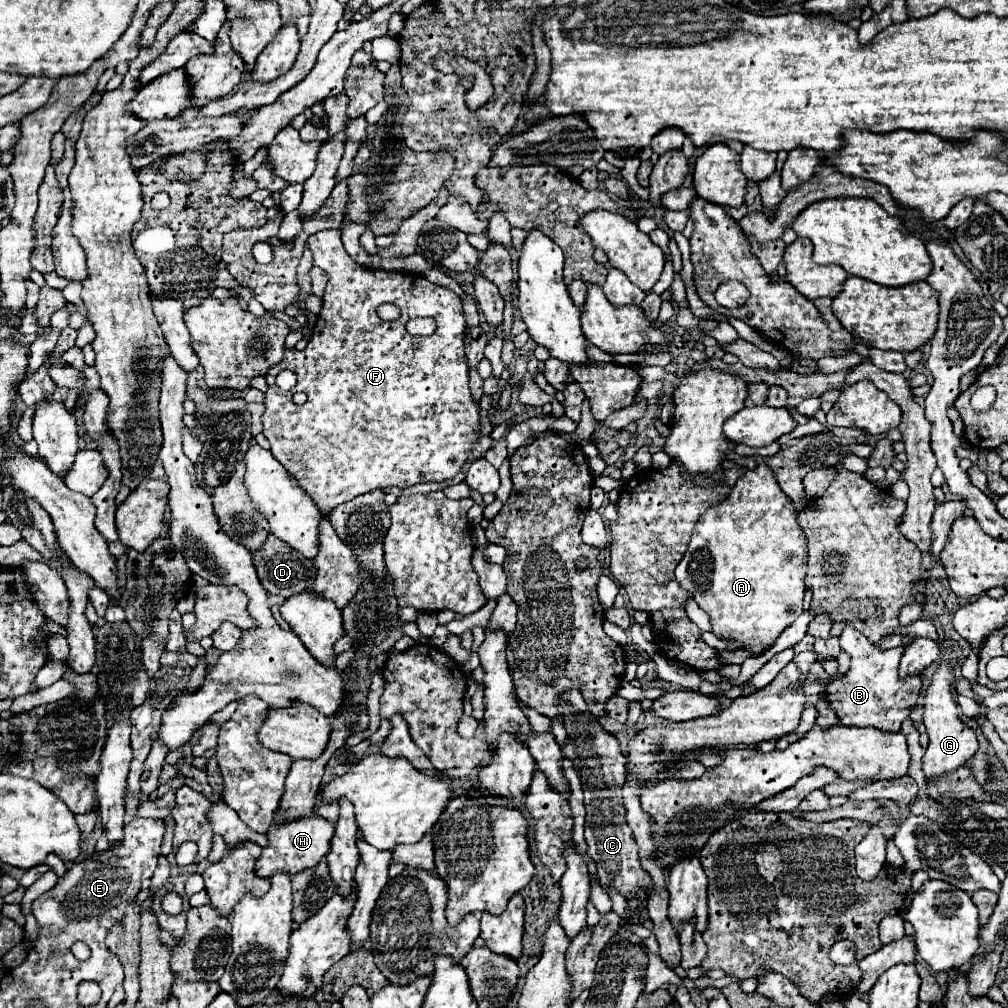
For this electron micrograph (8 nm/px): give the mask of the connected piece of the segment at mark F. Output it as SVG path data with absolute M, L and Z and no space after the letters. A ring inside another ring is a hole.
M327 229L325 233L329 233L327 237L321 239L321 231L311 235L307 245L313 253L313 261L317 267L321 267L327 275L329 275L329 283L327 283L327 289L325 289L325 295L323 295L323 309L319 313L319 319L313 327L313 335L309 339L309 345L305 351L297 351L297 349L285 349L285 357L279 365L275 365L273 369L269 369L267 373L267 383L269 383L269 391L265 395L265 413L263 413L263 435L269 439L271 443L271 453L273 457L291 473L297 477L297 481L301 483L301 487L311 495L311 499L317 503L317 507L321 511L327 511L327 509L335 509L337 505L349 501L349 499L355 499L359 495L365 495L369 491L375 491L375 489L385 489L385 487L413 487L417 483L427 483L427 481L445 481L445 479L451 479L453 475L457 475L463 465L467 463L467 457L471 453L471 447L473 443L477 443L479 439L479 433L475 433L475 429L479 427L479 403L471 401L471 391L469 391L469 367L467 367L467 357L465 357L465 351L463 351L463 339L465 339L465 317L463 317L463 305L461 305L461 299L451 291L451 289L445 289L441 285L435 285L431 281L427 281L425 277L419 277L419 275L405 275L405 273L399 273L399 271L369 271L361 265L357 265L343 249L343 243L341 239L337 237L339 235L339 229ZM381 303L395 303L399 309L401 309L401 317L397 321L381 321L379 315L377 315L377 307ZM415 317L433 317L437 321L437 329L433 335L429 337L413 337L405 331L405 323L409 319L415 319ZM283 369L289 369L297 375L297 385L289 391L283 391L277 387L275 383L275 377L279 371ZM297 391L303 391L307 395L307 401L303 405L295 405L293 403L293 395Z

